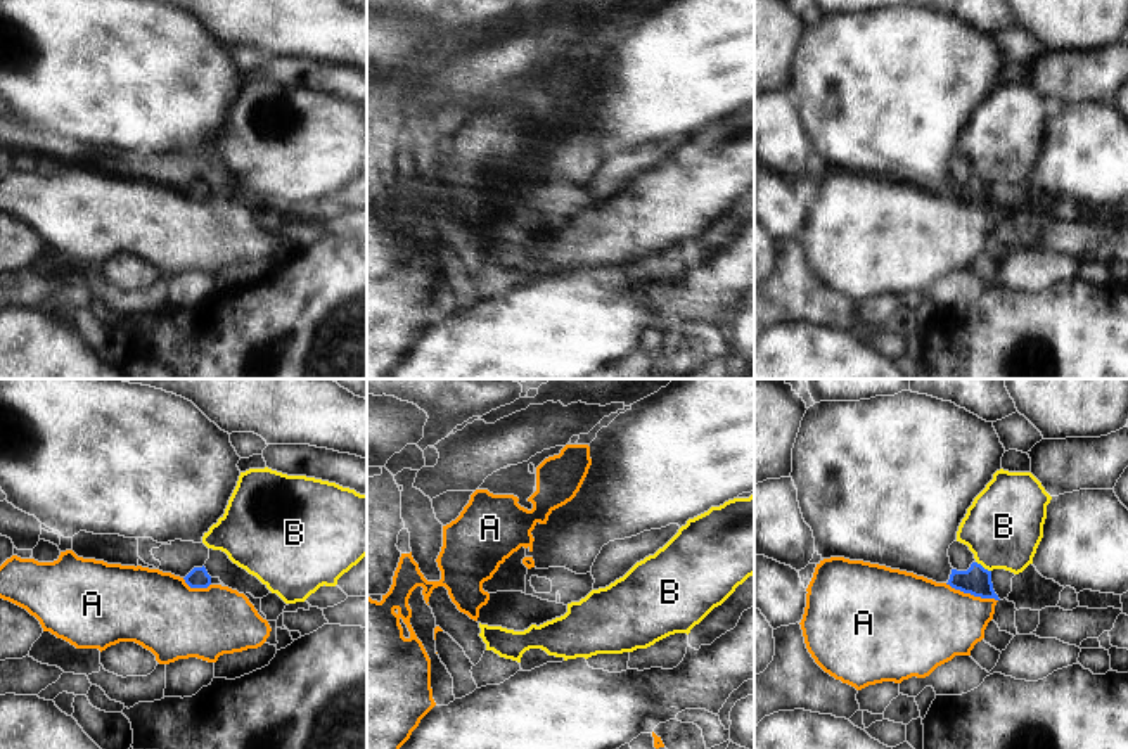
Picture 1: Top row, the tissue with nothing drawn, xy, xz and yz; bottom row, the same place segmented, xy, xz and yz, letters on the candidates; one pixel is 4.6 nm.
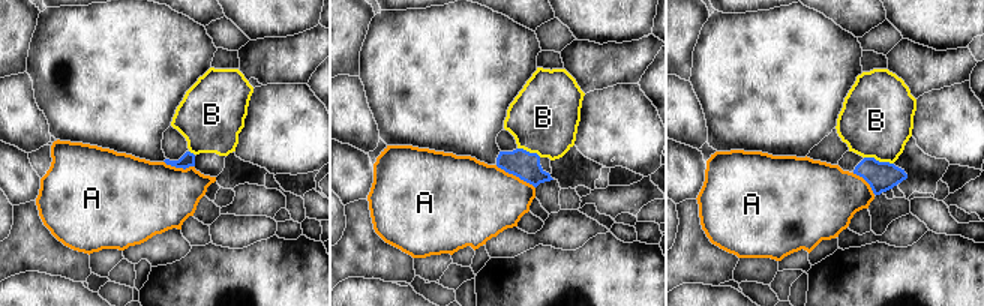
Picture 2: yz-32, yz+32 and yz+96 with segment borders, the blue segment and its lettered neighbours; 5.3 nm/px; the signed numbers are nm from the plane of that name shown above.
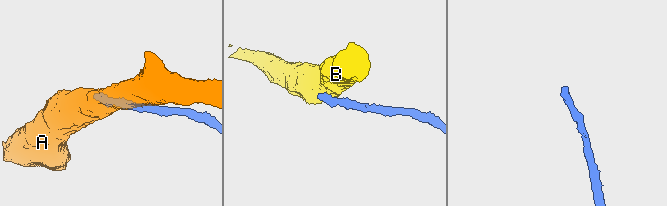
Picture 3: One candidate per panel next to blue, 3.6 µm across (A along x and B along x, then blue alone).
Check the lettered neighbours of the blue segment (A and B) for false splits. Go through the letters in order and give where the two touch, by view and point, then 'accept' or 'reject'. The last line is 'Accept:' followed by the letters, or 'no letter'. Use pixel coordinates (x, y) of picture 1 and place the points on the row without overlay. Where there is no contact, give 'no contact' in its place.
A: yz (971, 206) | reject
B: yz (981, 179) | reject
Accept: no letter

